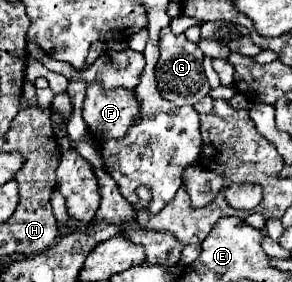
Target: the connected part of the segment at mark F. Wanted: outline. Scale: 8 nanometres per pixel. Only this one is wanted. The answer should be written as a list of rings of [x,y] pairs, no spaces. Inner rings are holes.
[[[100,81],[90,83],[84,101],[84,121],[94,139],[106,141],[124,135],[138,119],[140,105],[134,91],[124,87],[104,89]]]

